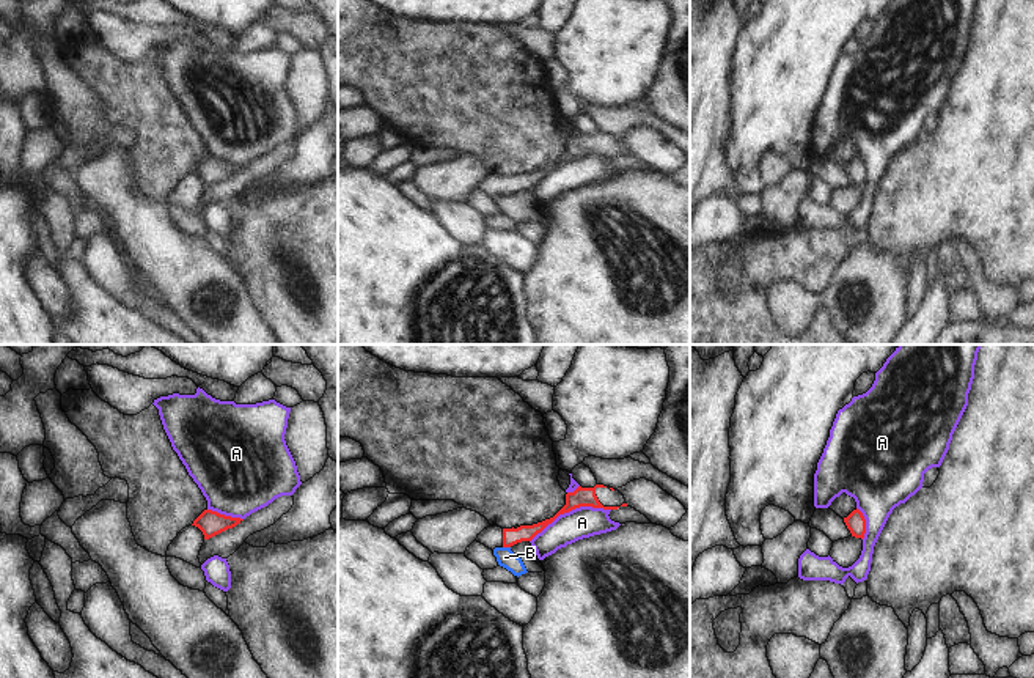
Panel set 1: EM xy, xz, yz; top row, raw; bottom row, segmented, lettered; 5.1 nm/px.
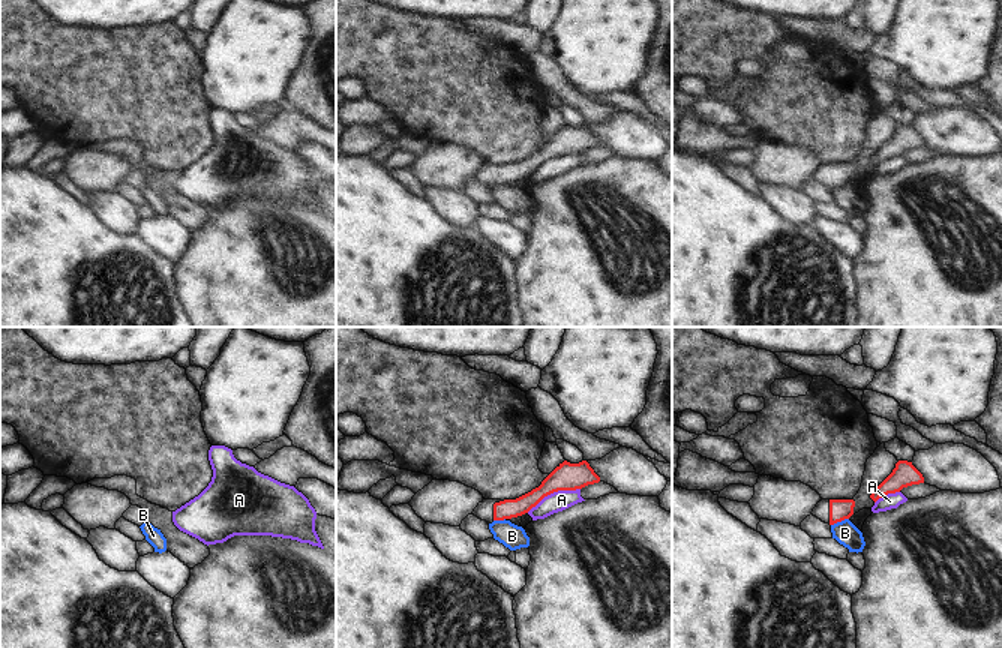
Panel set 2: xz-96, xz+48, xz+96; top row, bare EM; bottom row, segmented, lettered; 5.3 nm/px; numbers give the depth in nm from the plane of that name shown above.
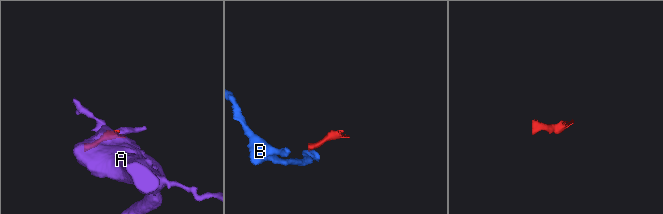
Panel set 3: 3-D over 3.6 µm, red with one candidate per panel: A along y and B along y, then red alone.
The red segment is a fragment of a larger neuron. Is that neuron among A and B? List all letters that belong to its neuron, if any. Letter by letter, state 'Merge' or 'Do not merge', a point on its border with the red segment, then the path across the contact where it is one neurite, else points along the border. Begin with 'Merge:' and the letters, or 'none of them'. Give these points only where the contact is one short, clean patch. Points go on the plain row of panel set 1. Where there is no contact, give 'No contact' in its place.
Merge: none of them
A: Do not merge. Touches red at xz (569, 158)
B: Do not merge. Touches red at xz (506, 194). Boundary: xz (503, 194), (509, 195)

